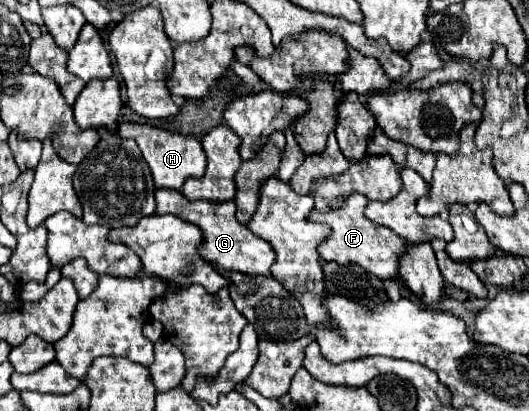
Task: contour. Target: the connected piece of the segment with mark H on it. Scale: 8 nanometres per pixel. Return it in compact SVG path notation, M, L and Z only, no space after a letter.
M125 122L125 124L121 124L121 136L123 138L133 138L139 144L141 154L143 154L145 162L149 164L151 172L153 172L155 188L175 188L175 190L181 190L183 182L189 176L201 178L201 174L205 172L207 156L205 156L203 148L201 148L199 140L195 140L193 136L173 134L169 130L153 128L149 124L139 124L139 122Z

